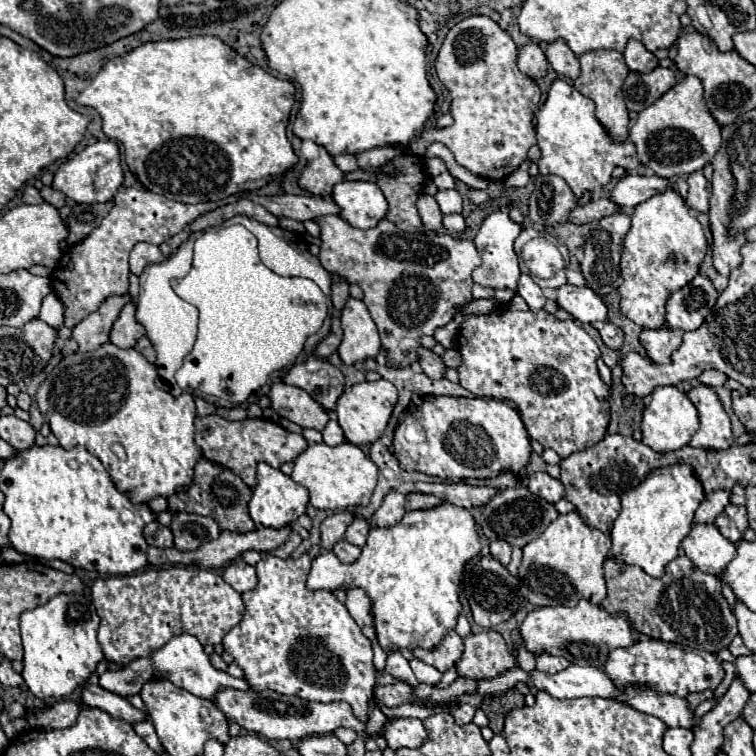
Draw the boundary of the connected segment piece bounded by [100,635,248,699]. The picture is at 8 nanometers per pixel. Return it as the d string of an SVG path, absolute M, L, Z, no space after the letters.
M192 635L172 637L164 647L152 651L148 657L134 659L132 663L124 665L124 667L108 669L106 673L100 675L100 685L106 691L114 691L116 695L130 697L130 695L138 695L142 691L144 683L160 681L160 677L172 681L176 687L182 687L182 689L186 689L192 695L202 697L202 699L214 699L216 693L226 689L226 687L234 687L234 689L242 689L242 691L248 689L248 683L244 679L236 679L236 677L212 667L212 663L210 663L208 655L204 653L200 641L196 637L192 637Z

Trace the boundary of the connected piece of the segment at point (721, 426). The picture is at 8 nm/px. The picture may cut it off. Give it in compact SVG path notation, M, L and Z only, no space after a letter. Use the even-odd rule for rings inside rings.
M698 385L690 389L688 397L696 405L698 417L700 417L700 429L692 437L690 445L710 449L710 451L728 449L734 443L734 437L730 431L730 419L722 409L714 389L708 385Z

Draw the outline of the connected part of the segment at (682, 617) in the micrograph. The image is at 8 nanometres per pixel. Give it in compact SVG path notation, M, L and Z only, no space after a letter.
M684 555L666 565L662 579L652 579L638 567L618 565L614 559L608 559L604 563L604 579L608 595L602 601L602 609L606 609L610 615L626 613L630 625L652 639L718 653L738 635L736 617L730 613L728 603L722 597L720 579L716 575L702 573Z

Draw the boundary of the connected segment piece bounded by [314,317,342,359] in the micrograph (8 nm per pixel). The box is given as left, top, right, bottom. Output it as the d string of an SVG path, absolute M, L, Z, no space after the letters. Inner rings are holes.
M332 317L332 333L316 347L316 351L314 351L314 355L318 357L318 359L326 359L330 353L334 353L336 349L338 349L338 345L340 345L340 341L342 341L342 327L340 327L340 317Z

